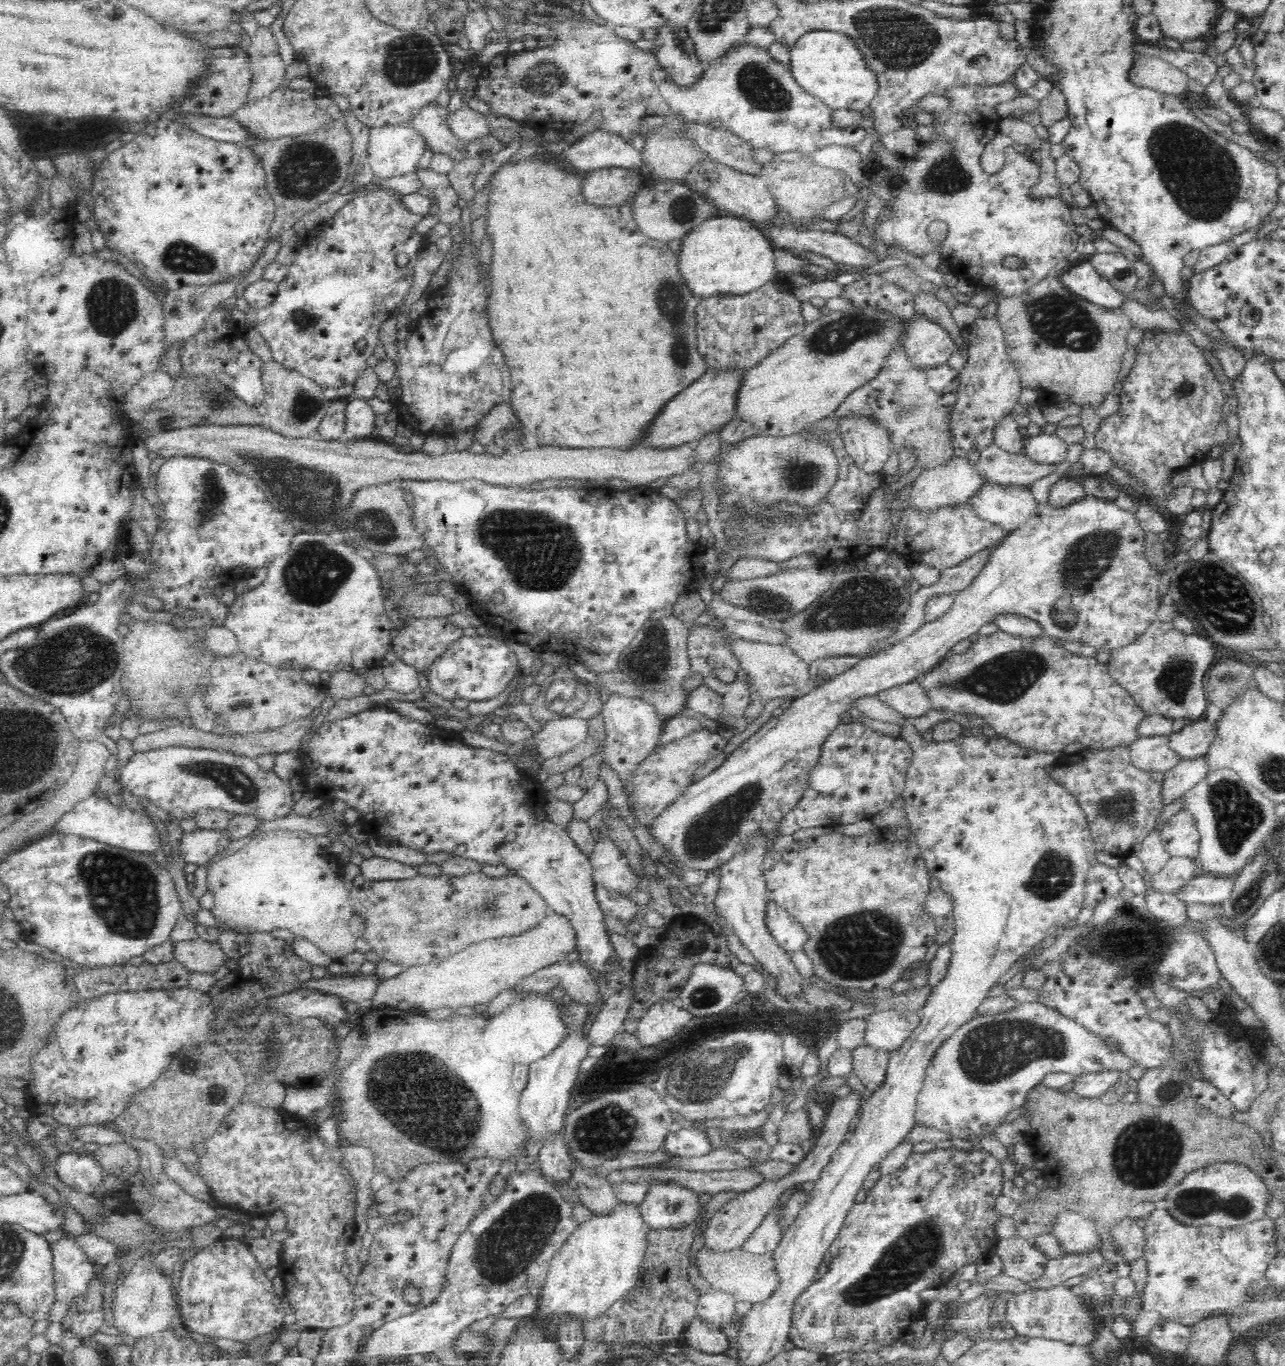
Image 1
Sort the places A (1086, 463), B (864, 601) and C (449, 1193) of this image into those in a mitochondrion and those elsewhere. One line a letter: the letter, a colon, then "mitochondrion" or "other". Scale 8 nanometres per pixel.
A: other
B: mitochondrion
C: other

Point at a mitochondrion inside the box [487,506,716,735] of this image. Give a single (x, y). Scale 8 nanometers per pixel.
(649, 661)

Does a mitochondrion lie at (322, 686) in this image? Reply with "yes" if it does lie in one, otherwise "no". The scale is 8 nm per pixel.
no

